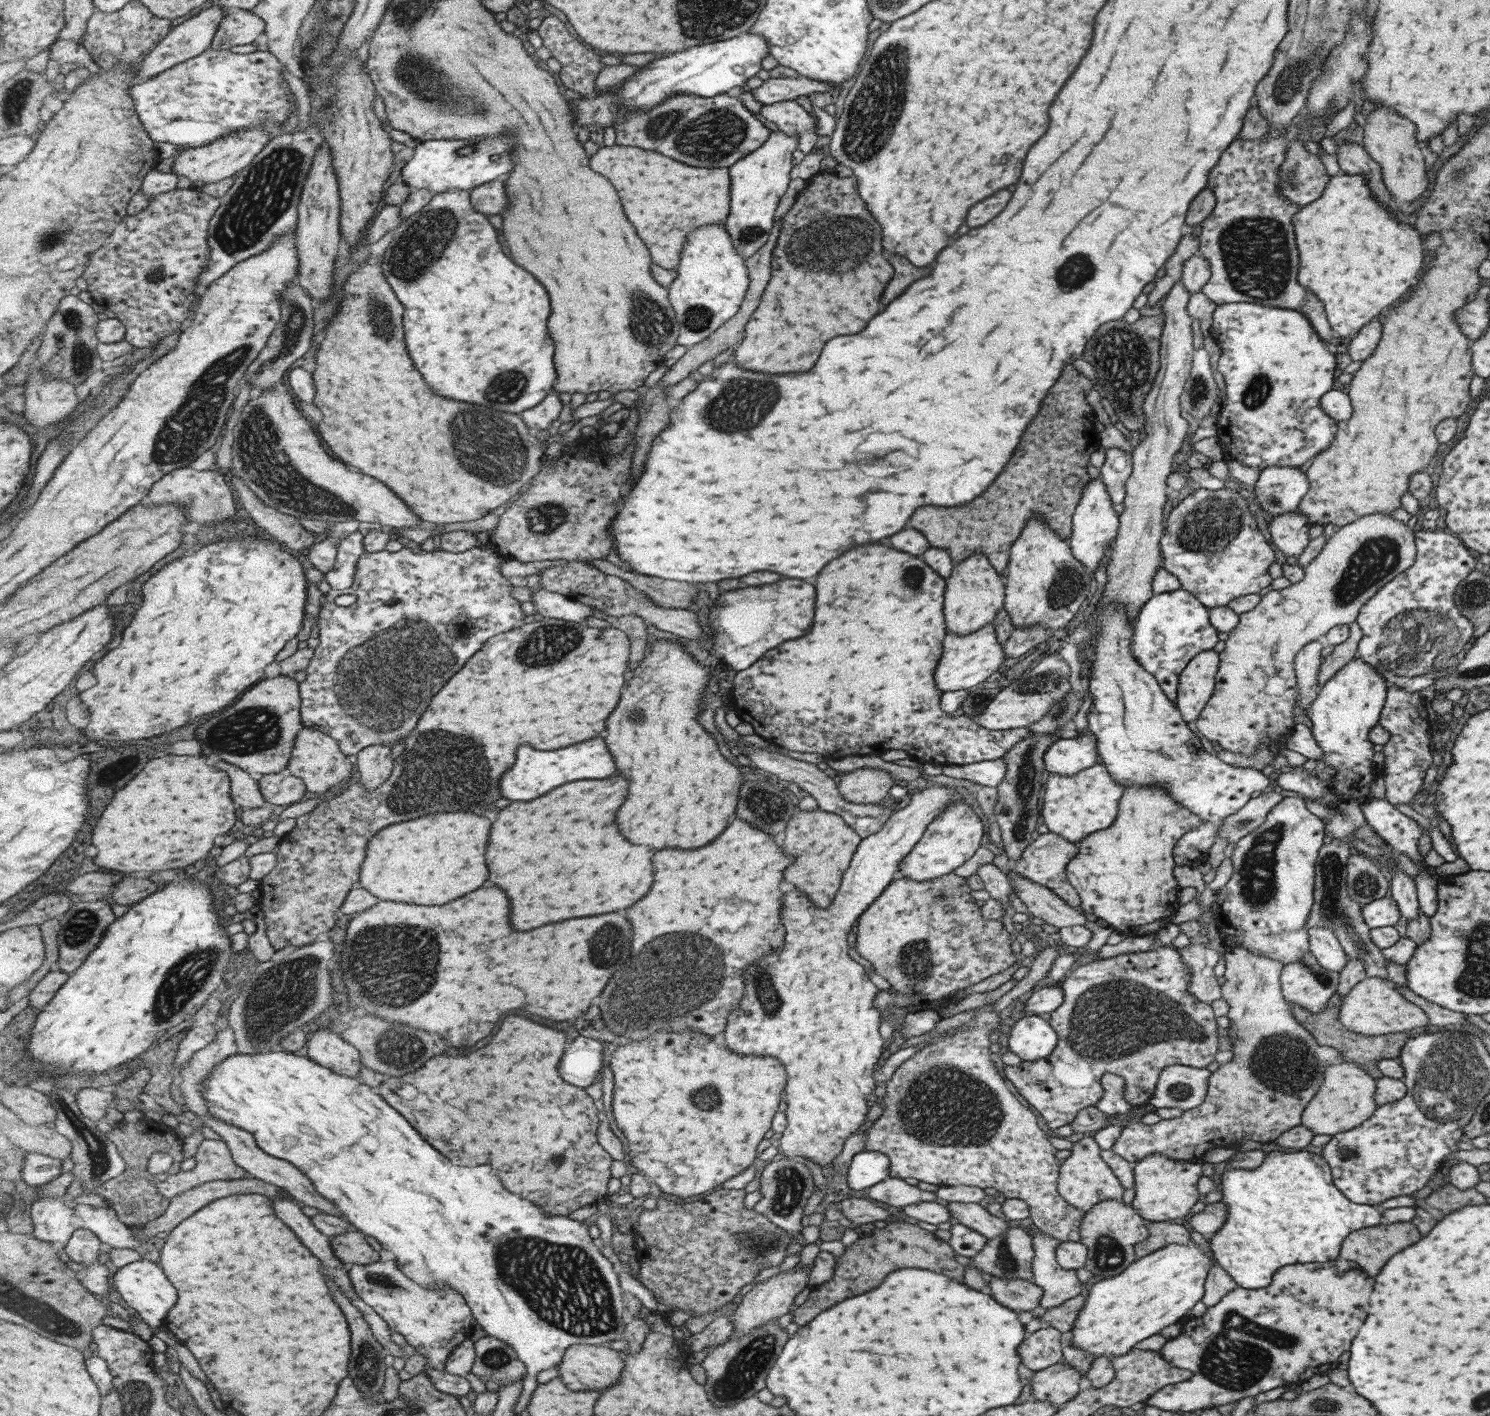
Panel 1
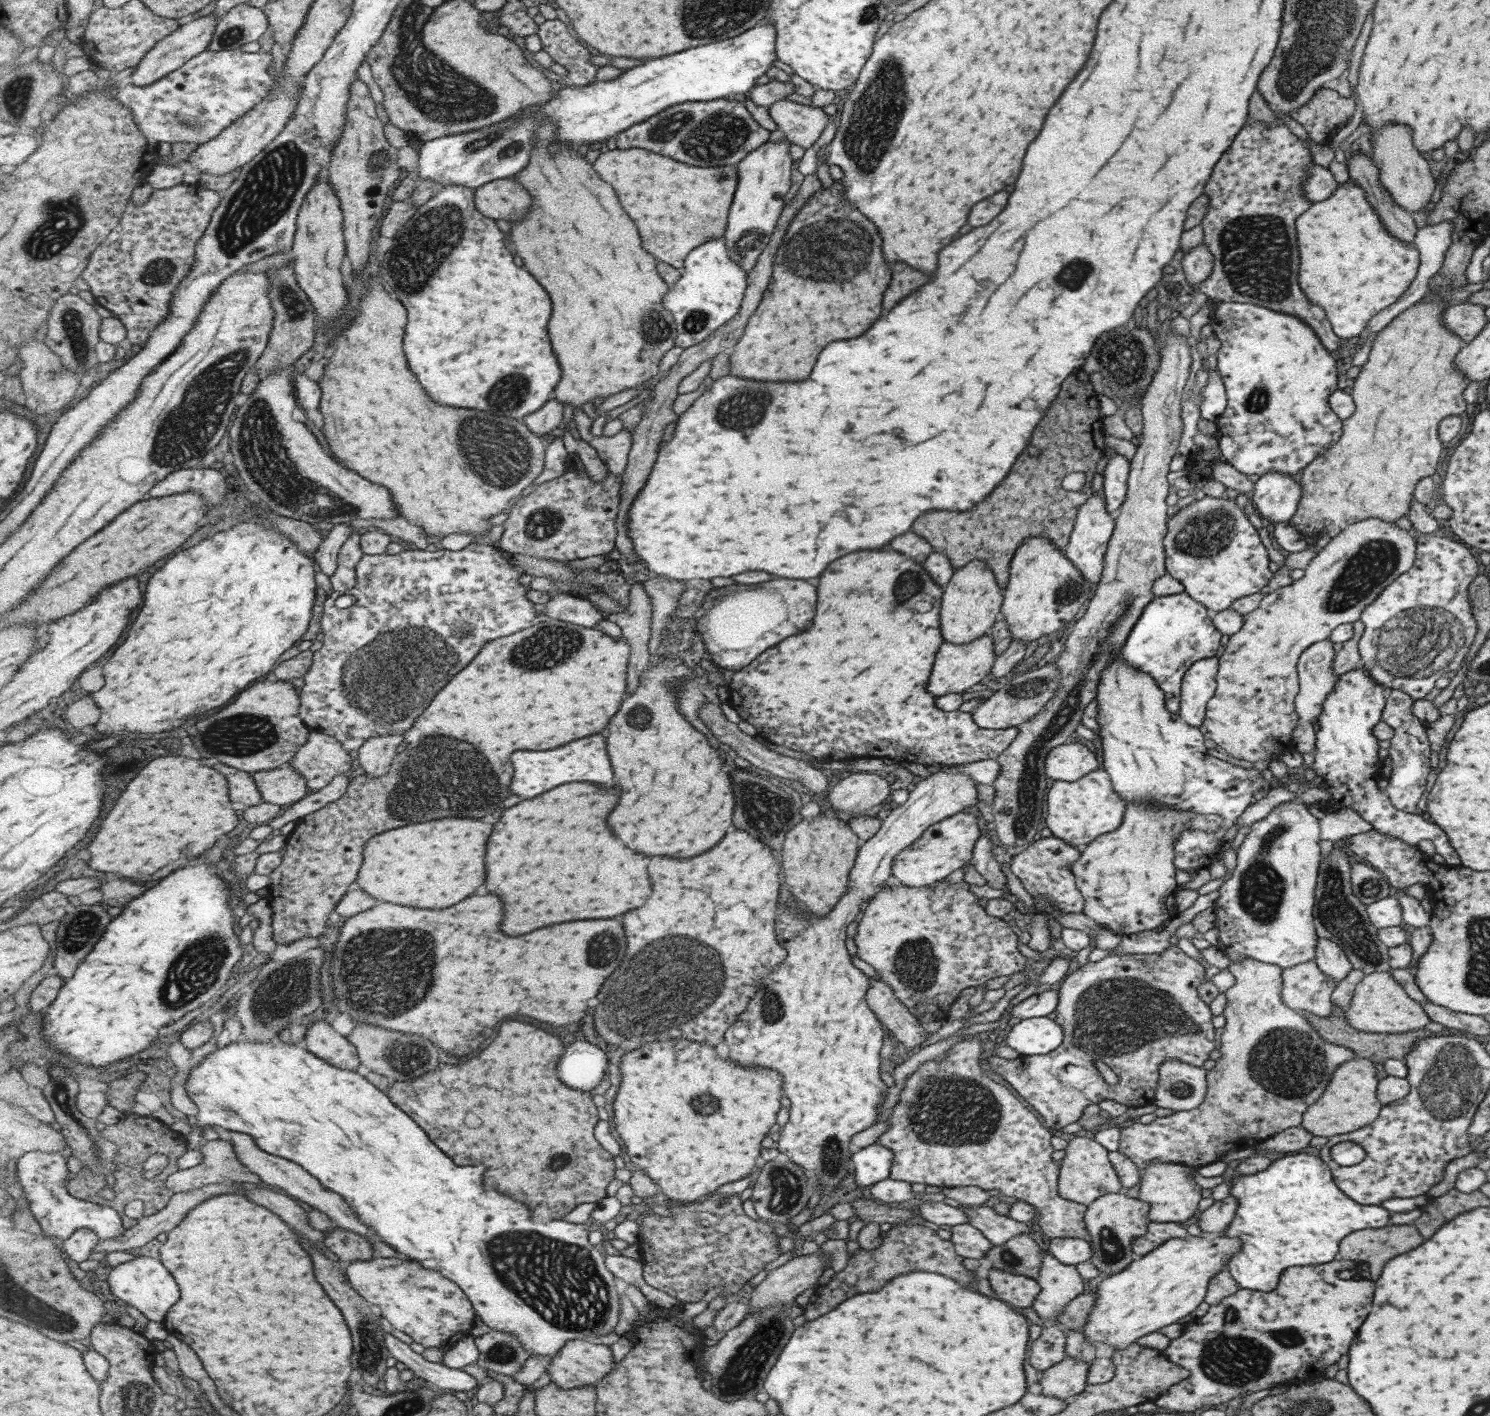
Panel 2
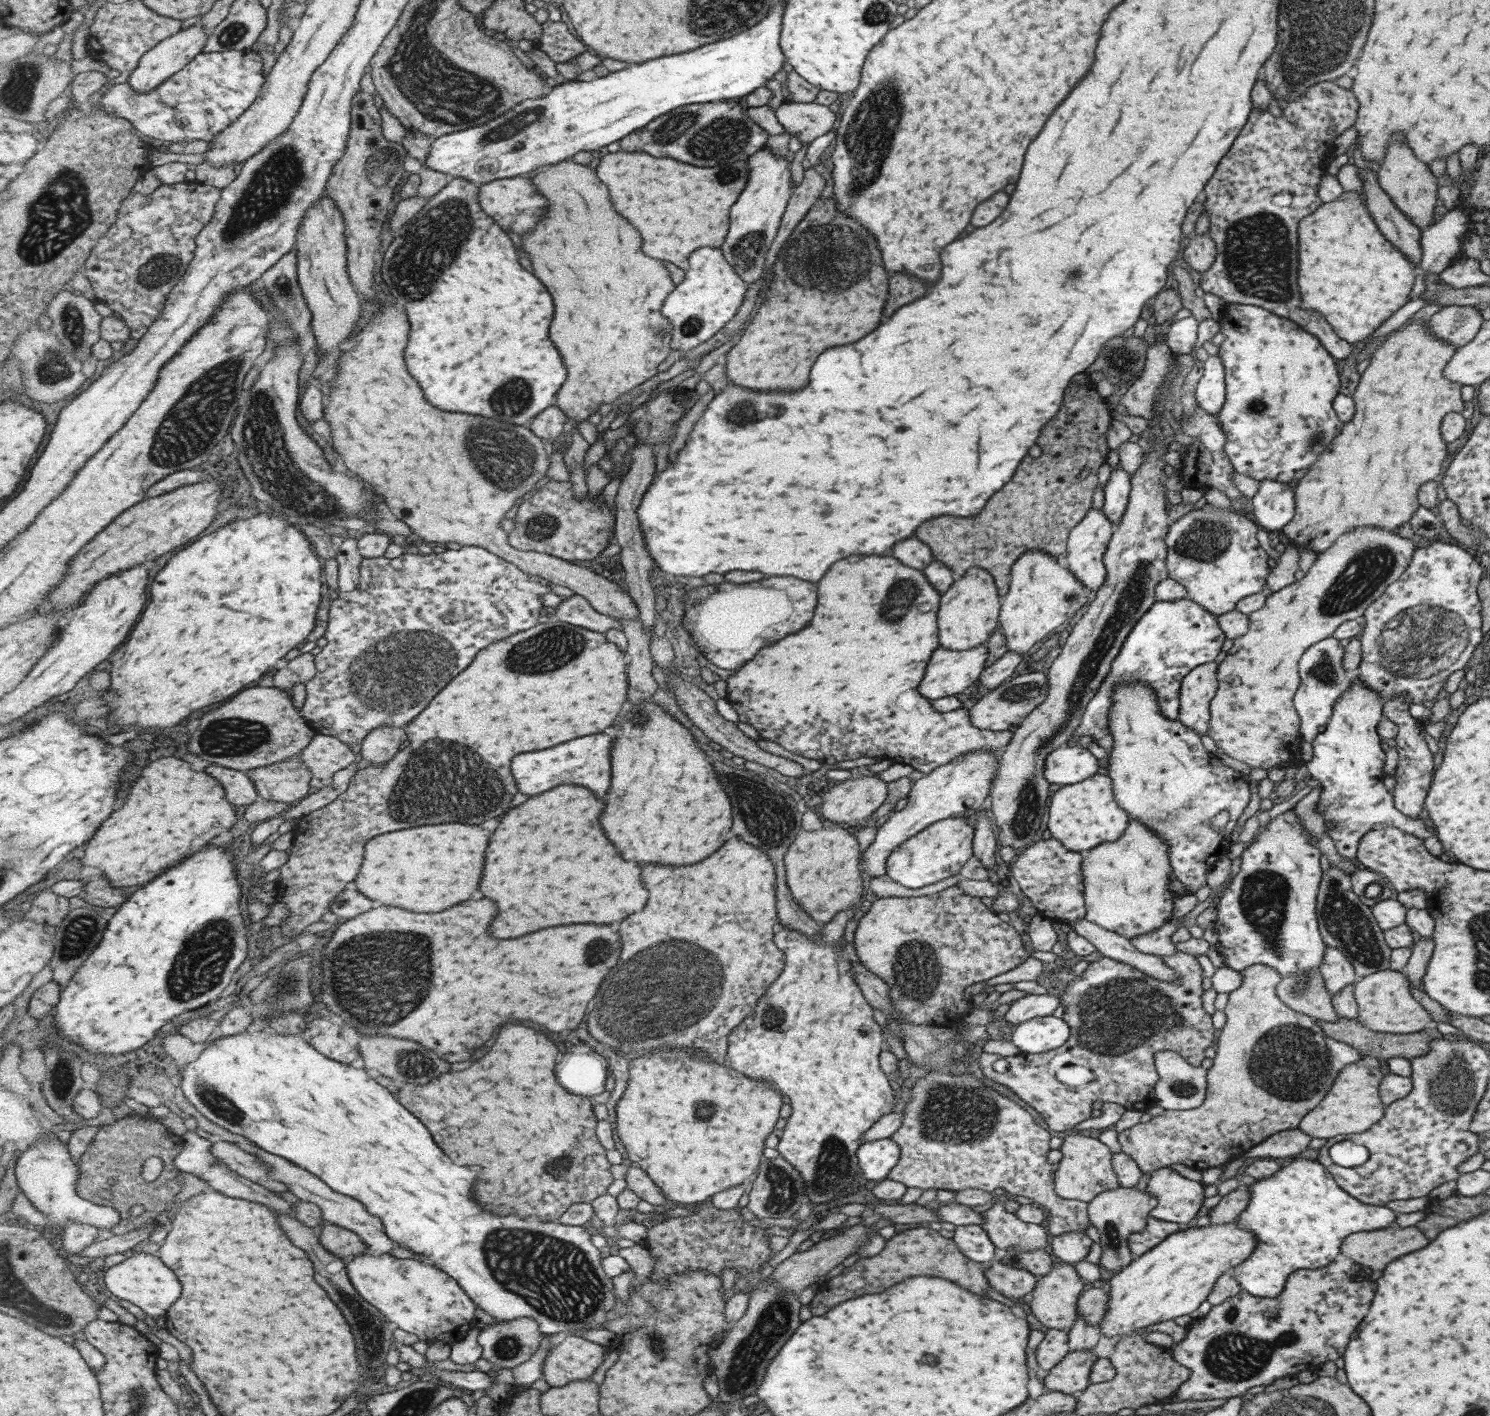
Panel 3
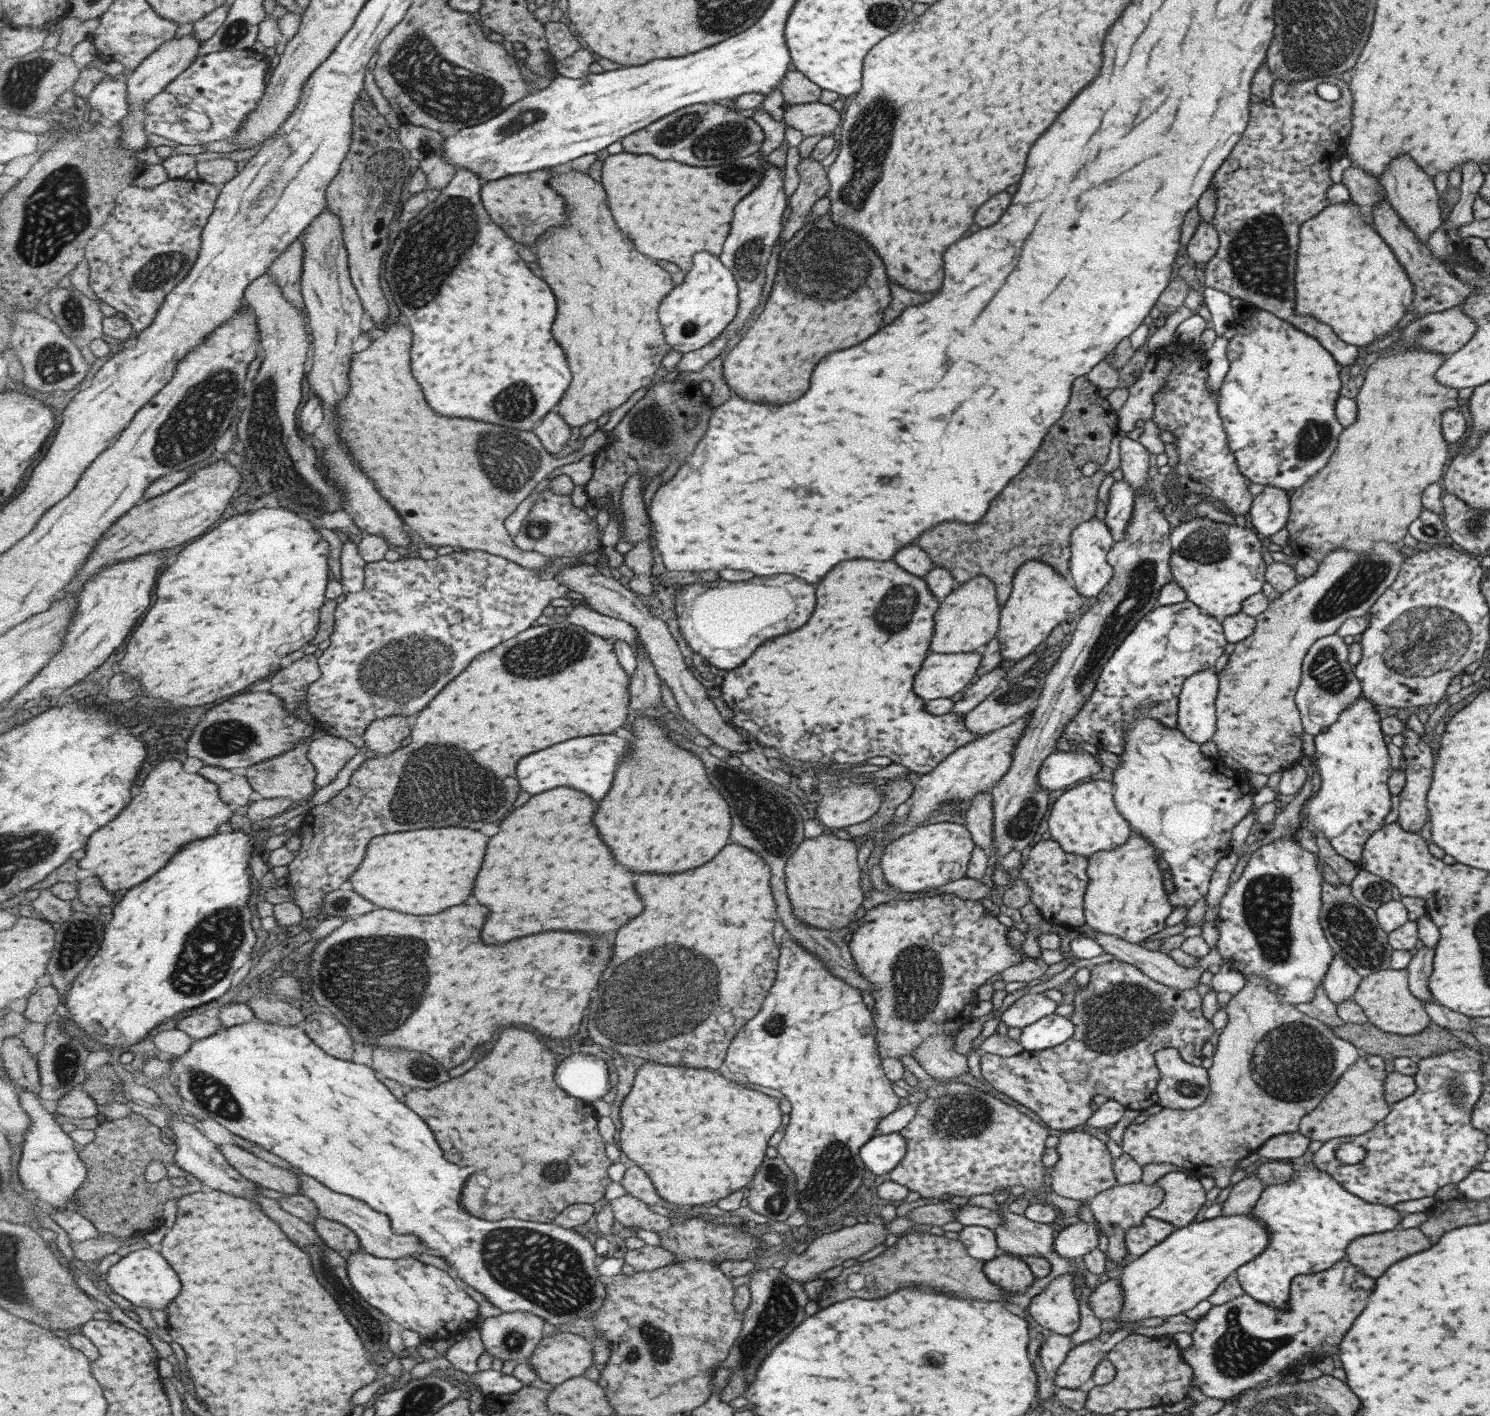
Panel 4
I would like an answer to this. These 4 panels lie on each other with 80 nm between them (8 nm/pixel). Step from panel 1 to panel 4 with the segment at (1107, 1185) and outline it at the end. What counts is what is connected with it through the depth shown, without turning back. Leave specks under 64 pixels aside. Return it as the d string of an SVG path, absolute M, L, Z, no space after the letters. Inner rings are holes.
M1065 1131L1054 1149L1058 1154L1052 1166L1051 1191L1064 1199L1087 1201L1092 1196L1116 1185L1111 1166L1111 1156L1105 1143L1082 1131Z

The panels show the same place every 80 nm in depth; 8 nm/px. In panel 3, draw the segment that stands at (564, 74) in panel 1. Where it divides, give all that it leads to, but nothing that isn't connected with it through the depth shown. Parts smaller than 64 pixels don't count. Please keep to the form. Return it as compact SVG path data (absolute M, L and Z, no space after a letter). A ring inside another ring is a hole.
M550 22L542 24L542 41L539 47L551 60L569 62L589 50L588 46L578 37L573 36L565 22Z

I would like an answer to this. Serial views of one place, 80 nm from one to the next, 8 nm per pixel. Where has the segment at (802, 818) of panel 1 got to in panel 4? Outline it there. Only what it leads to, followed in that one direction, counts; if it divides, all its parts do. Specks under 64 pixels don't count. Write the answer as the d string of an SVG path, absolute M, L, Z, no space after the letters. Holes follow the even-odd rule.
M827 831L814 838L803 839L793 854L789 855L784 866L785 886L787 894L793 906L793 914L815 928L829 931L829 928L843 928L847 926L849 918L853 918L853 912L859 908L864 899L861 885L859 885L859 867L856 861L857 841L846 838L837 831Z

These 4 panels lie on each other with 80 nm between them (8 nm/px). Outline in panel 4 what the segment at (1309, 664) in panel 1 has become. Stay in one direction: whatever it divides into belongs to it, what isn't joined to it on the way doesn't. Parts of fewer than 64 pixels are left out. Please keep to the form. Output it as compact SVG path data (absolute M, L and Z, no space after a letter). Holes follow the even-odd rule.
M1336 634L1318 638L1307 650L1300 666L1300 683L1294 692L1294 703L1300 714L1302 732L1311 736L1335 722L1337 715L1360 694L1354 667L1347 662L1348 646Z

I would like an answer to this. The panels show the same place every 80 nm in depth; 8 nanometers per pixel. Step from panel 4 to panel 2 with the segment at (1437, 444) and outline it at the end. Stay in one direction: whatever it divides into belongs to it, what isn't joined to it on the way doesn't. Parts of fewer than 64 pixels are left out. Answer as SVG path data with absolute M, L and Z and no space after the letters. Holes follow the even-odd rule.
M1454 295L1447 296L1448 302L1441 299L1425 301L1421 297L1376 333L1367 360L1353 379L1353 414L1342 420L1339 438L1300 472L1301 497L1289 524L1303 540L1314 536L1331 539L1343 528L1366 518L1393 524L1408 513L1415 484L1436 472L1442 443L1436 430L1446 416L1464 412L1466 403L1461 394L1470 382L1454 364L1455 355L1465 343L1442 323L1442 312L1449 306L1448 303L1456 299Z

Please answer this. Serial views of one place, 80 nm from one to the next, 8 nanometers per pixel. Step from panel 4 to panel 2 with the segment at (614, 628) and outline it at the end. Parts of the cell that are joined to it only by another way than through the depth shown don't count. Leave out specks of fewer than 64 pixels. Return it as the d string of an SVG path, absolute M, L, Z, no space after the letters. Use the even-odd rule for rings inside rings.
M549 593L550 600L546 603L544 614L548 617L580 624L585 628L597 628L597 622L606 619L605 613L581 595L567 593Z

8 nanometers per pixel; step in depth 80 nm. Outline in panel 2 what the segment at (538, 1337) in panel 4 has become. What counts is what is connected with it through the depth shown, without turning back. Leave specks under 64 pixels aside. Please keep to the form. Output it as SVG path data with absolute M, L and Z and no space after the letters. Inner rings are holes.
M492 1329L476 1338L481 1356L476 1364L484 1371L515 1376L525 1368L530 1352L523 1343L508 1332Z

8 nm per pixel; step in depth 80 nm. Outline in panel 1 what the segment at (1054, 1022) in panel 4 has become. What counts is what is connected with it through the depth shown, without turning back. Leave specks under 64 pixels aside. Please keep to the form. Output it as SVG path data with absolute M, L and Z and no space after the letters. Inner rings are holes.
M1016 1016L1010 1033L1002 1047L1016 1054L1021 1060L1033 1062L1045 1058L1054 1048L1057 1035L1038 1016Z

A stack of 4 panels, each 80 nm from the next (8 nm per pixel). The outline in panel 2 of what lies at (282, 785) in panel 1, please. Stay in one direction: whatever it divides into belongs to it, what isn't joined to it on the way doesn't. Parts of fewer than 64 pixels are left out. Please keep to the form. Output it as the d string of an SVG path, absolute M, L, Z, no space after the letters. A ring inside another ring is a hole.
M287 764L273 770L263 770L253 774L264 801L285 806L303 800L311 792L307 779Z

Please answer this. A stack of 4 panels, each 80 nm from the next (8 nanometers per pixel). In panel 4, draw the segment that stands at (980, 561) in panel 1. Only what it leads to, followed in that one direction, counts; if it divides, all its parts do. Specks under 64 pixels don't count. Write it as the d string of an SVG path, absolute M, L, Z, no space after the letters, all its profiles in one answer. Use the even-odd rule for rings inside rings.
M975 575L956 587L939 600L933 613L934 632L929 652L939 654L968 653L980 651L988 640L996 636L1000 606L997 605L994 584L983 575Z

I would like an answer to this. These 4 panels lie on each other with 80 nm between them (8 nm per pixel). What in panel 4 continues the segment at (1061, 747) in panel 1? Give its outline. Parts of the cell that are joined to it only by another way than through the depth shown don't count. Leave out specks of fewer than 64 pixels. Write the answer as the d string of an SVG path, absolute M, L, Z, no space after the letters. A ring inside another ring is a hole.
M1053 751L1039 767L1037 784L1048 791L1061 790L1099 770L1093 756L1085 751Z

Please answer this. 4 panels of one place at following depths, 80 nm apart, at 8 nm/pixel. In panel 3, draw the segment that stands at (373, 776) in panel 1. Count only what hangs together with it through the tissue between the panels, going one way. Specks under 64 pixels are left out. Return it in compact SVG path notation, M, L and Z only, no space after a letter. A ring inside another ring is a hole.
M382 726L371 731L367 739L361 744L360 757L372 766L385 767L401 751L401 744L410 738L405 728L398 726Z

